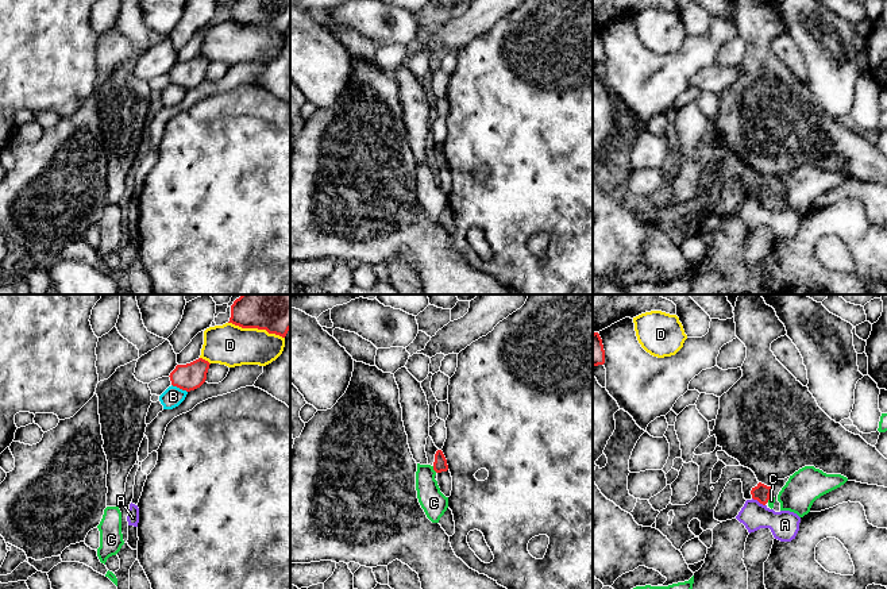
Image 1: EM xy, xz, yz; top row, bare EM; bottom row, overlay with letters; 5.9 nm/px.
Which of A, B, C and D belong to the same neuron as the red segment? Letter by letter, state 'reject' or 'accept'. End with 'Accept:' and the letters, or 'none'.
A: reject
B: reject
C: reject
D: reject
Accept: none

